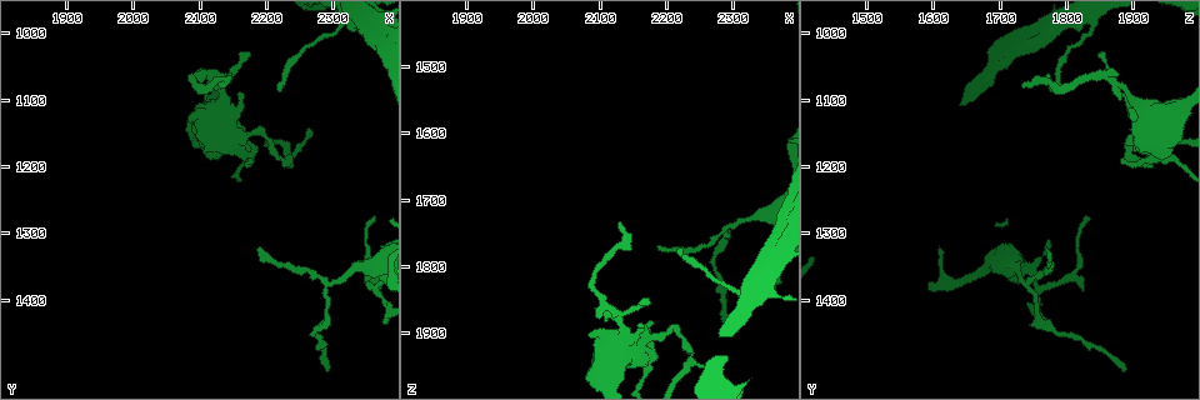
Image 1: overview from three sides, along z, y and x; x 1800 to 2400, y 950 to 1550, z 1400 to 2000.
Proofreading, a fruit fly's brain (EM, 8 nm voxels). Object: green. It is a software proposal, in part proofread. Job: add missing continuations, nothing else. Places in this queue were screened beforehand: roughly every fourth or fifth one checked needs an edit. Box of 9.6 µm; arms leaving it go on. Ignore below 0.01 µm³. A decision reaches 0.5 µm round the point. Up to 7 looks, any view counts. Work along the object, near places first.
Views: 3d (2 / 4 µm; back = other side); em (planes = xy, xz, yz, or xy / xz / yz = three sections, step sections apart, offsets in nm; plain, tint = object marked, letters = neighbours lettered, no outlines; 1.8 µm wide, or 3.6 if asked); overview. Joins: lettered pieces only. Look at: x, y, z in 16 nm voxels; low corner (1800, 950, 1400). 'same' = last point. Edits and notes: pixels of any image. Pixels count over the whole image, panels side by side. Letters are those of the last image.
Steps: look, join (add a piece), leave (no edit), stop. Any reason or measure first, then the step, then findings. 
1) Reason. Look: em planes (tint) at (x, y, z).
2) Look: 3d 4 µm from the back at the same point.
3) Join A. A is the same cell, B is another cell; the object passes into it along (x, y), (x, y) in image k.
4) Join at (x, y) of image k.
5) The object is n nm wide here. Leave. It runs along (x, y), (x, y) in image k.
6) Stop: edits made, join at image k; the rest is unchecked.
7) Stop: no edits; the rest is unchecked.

Free end. Look: em xy step 8 (letters) at (2365, 1020, 1760).

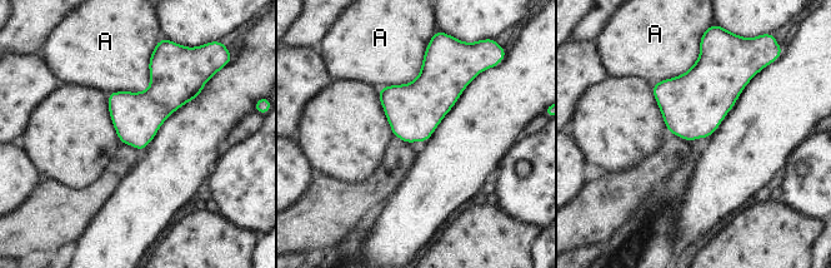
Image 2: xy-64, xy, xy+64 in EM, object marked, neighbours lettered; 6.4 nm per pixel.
Leave. A is another cell; a border runs along (153, 50), (145, 89), (106, 93) in image 2; none of them fits.

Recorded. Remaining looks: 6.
Thin end. Look: 3d 2 µm at (2185, 1320, 1770).

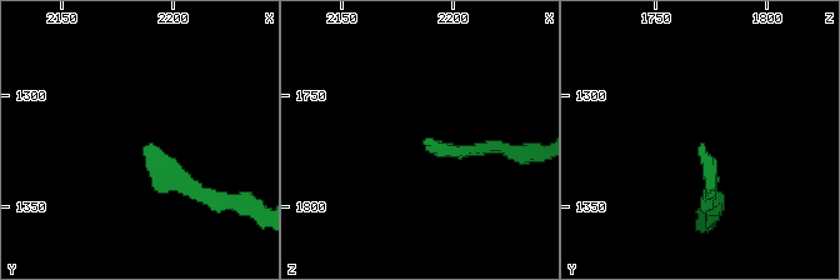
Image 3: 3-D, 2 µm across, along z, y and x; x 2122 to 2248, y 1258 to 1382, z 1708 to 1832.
Now the EM. Look: em xz step 8 (letters) at (2185, 1324, 1770).

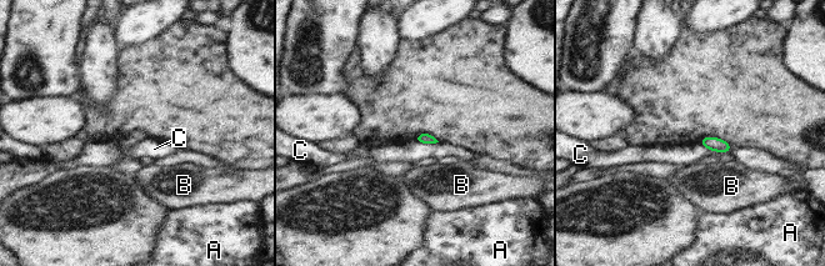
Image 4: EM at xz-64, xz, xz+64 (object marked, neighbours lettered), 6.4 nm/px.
Leave. A, B and C are other cells; a border runs along (416, 139), (423, 142), (438, 142) in image 4; no lettered piece goes on from it.

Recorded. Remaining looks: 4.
An open end. Look: 3d 4 µm at (2125, 1075, 1735).

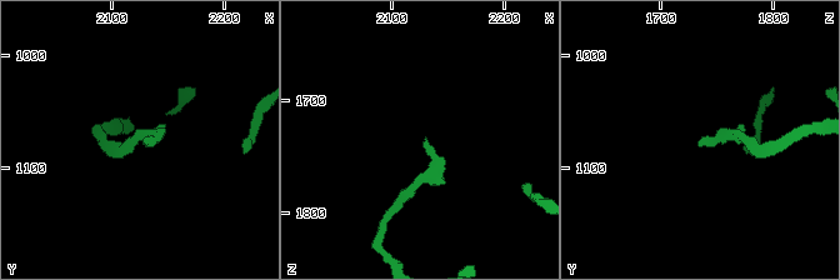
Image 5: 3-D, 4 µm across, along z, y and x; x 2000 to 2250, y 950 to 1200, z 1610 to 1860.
Shape alone is not enough. Look: em xy step 4 (letters) at (2130, 1078, 1734).

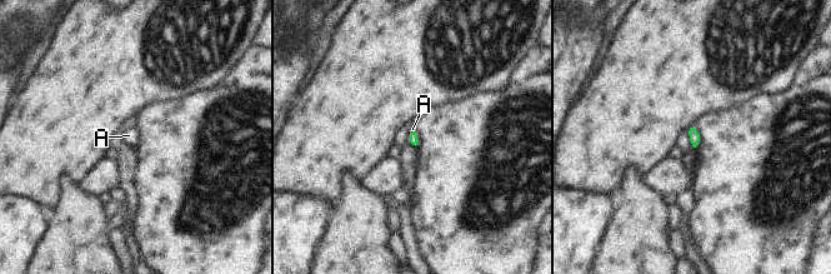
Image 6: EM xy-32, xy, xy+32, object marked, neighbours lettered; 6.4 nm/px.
Another direction. Look: em planes (letters) at the same point.

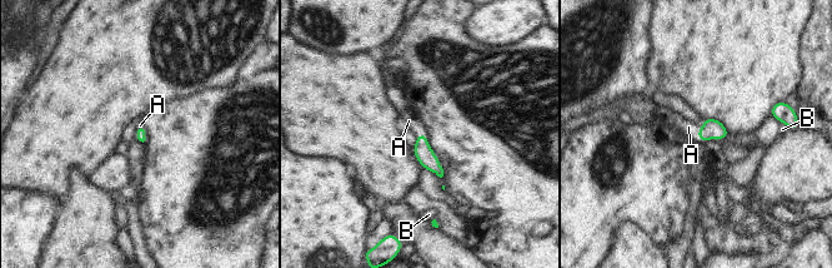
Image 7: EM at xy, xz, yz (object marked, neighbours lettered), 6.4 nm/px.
The longest contact is with A, 120 nm. Join A. A is the same cell, B is another cell; the cell continues.

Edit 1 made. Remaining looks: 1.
Stop: edits made, join at image 7; the rest is unchecked.

